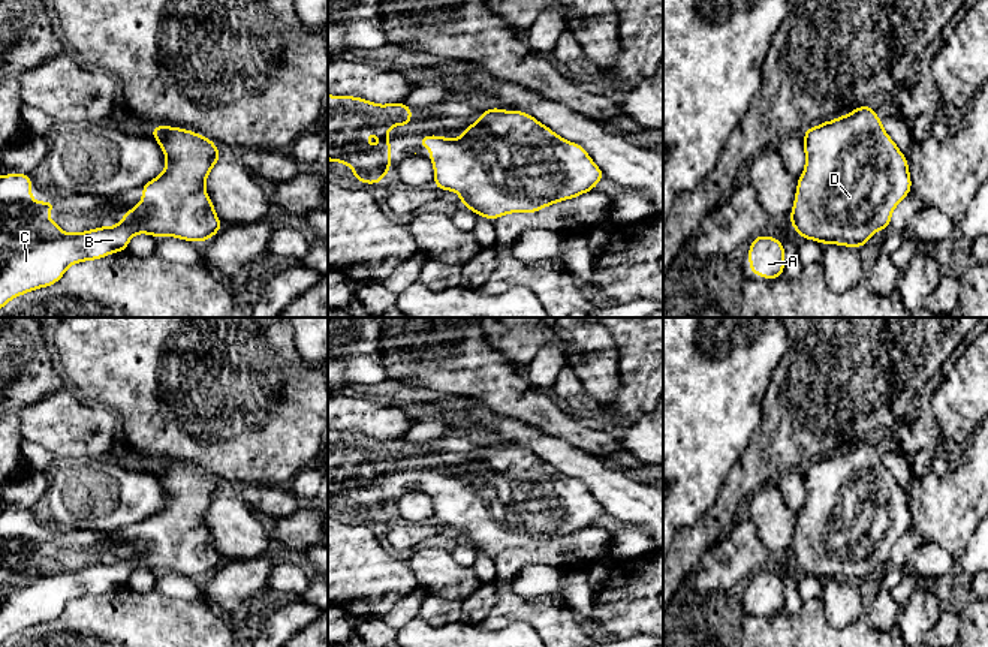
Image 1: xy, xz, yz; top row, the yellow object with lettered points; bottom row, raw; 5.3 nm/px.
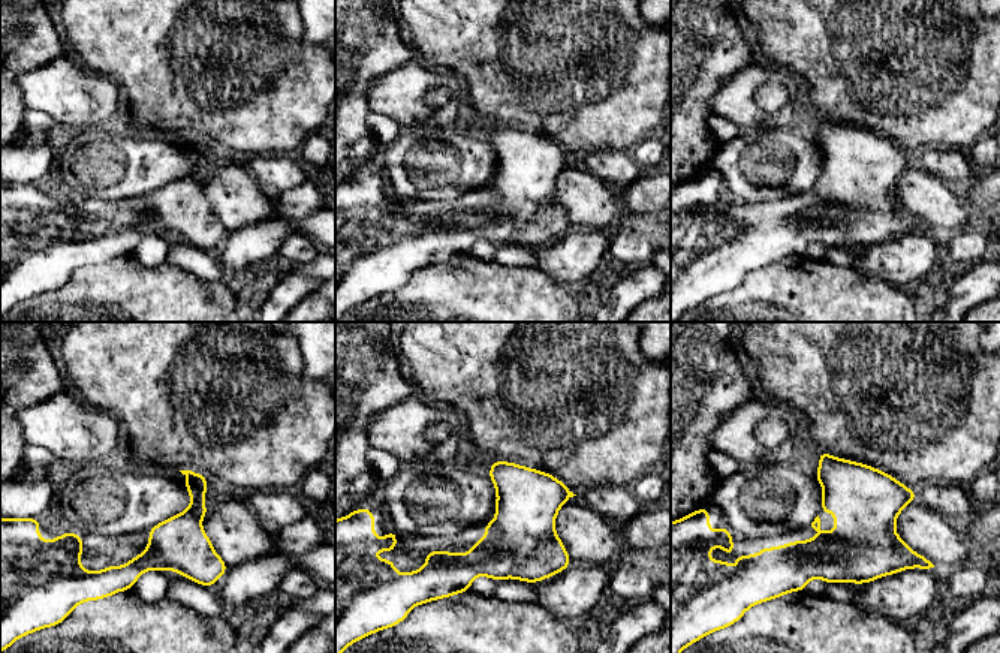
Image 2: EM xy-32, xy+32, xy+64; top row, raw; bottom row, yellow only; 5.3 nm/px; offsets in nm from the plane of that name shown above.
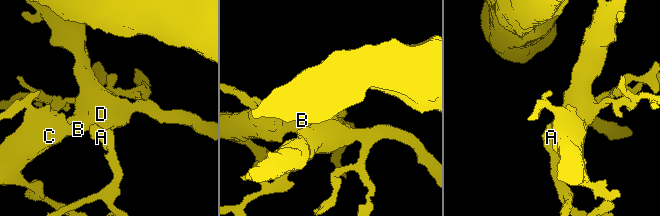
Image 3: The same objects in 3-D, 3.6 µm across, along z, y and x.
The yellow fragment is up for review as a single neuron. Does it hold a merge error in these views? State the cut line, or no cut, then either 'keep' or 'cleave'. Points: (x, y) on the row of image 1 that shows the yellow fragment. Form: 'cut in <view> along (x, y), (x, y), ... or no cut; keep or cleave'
no cut; keep

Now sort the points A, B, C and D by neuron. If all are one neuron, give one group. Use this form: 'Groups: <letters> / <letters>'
Groups: A B C D

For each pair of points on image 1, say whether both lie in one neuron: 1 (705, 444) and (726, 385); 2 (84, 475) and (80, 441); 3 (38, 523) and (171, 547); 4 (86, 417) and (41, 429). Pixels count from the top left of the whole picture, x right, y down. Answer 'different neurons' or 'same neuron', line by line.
1: same neuron
2: different neurons
3: same neuron
4: same neuron

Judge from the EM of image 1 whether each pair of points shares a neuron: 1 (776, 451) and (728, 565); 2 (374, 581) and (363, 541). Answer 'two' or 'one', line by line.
1: two
2: one

